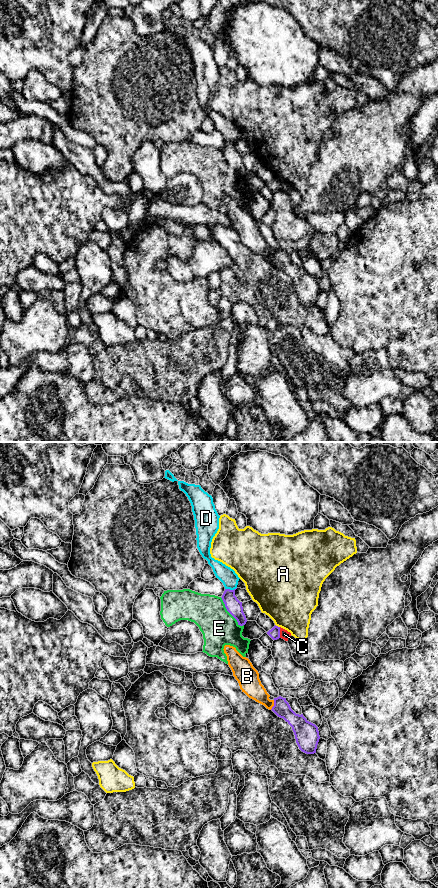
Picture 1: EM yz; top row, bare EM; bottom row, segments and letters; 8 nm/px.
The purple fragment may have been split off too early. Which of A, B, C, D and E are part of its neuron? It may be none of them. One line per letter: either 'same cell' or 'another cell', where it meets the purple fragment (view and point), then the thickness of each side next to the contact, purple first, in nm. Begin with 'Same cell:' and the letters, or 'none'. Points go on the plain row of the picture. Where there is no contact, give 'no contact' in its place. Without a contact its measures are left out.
Same cell: none
A: another cell; contact yz (277, 178); calibres 90 and 440 nm
B: another cell; contact yz (274, 257); calibres 140 and 160 nm
C: another cell; contact yz (279, 184); calibres 90 and 80 nm
D: another cell; contact yz (229, 141); calibres 120 and 140 nm
E: another cell; contact yz (228, 163); calibres 120 and 280 nm

